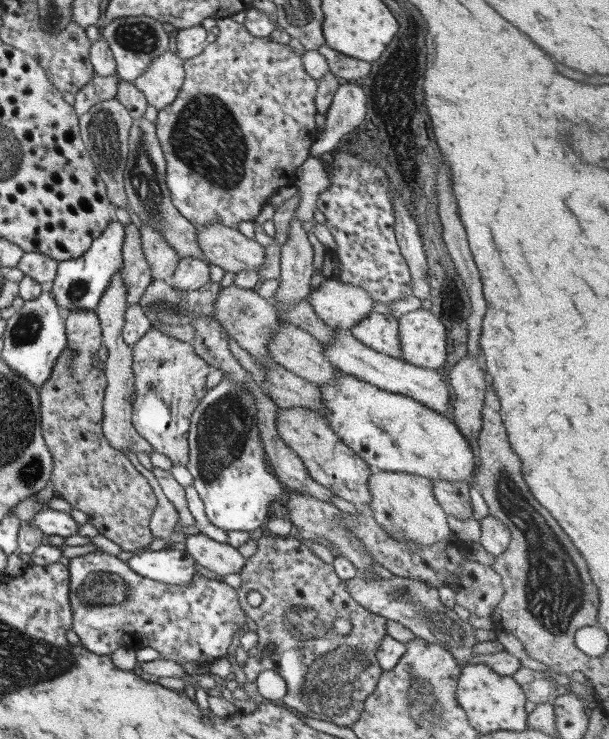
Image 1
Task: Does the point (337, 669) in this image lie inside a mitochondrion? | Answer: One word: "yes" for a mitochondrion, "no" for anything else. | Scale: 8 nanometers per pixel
yes

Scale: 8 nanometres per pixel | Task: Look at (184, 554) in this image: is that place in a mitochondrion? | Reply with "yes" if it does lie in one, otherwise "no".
no

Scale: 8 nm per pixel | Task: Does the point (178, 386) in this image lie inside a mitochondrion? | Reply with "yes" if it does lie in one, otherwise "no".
yes

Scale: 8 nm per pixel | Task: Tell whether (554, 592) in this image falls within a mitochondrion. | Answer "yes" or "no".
yes

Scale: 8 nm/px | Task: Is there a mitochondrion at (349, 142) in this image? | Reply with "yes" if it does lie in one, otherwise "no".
no

